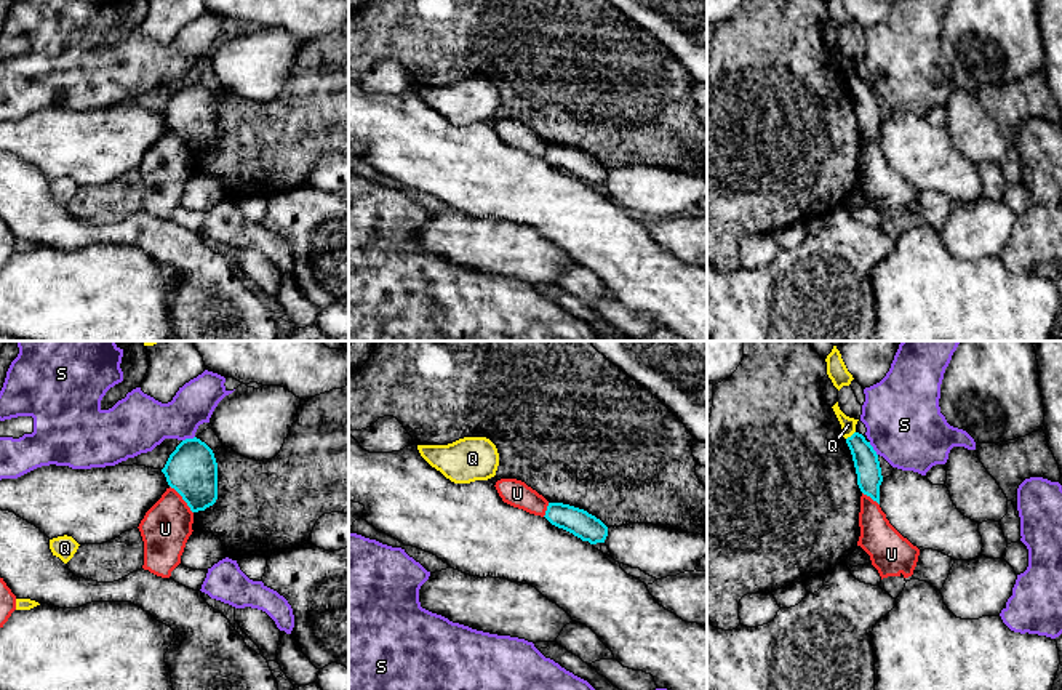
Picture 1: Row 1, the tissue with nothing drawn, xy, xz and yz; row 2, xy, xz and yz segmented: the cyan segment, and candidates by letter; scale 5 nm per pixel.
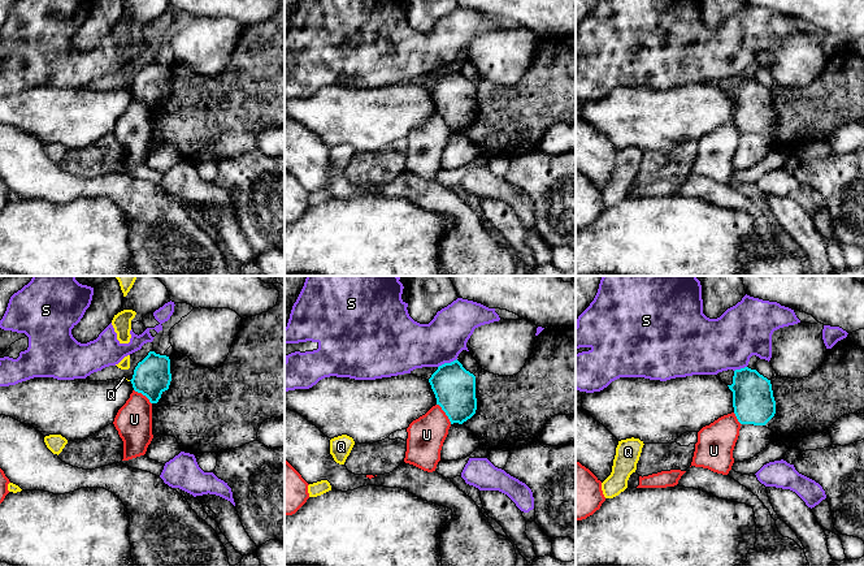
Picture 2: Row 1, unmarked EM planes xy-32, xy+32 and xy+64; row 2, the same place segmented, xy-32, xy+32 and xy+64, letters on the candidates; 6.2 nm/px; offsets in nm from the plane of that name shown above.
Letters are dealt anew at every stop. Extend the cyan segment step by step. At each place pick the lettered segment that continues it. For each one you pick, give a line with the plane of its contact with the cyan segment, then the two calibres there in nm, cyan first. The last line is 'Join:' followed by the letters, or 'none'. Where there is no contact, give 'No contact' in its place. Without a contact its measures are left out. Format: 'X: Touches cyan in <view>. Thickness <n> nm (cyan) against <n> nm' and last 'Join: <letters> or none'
Join: none

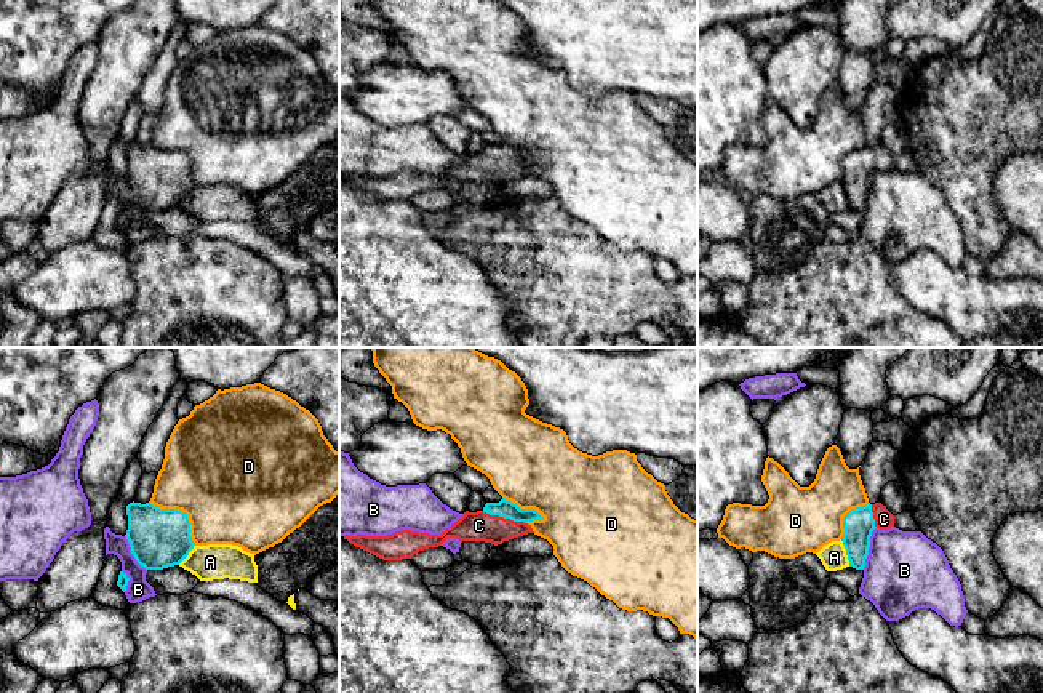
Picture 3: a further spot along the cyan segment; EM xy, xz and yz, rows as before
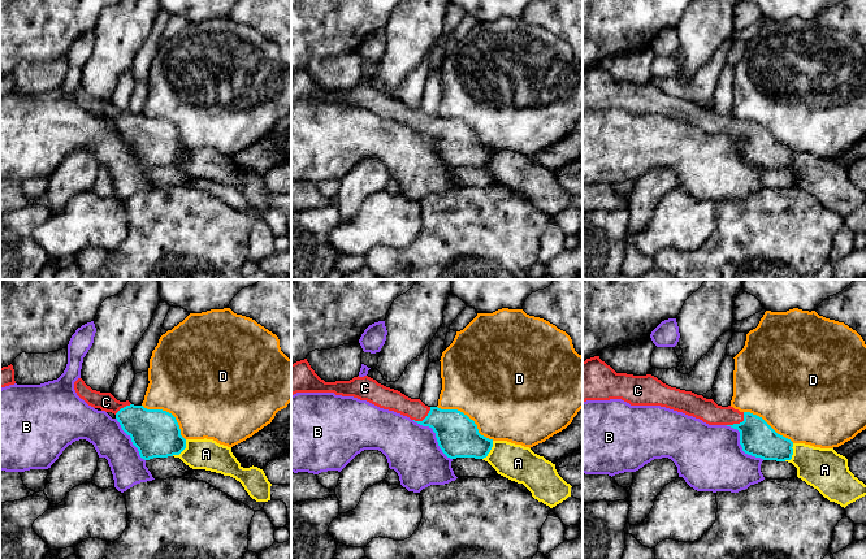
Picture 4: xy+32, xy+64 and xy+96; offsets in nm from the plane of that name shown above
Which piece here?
C: Touches cyan in xz. Thickness 90 nm (cyan) against 150 nm
Join: C

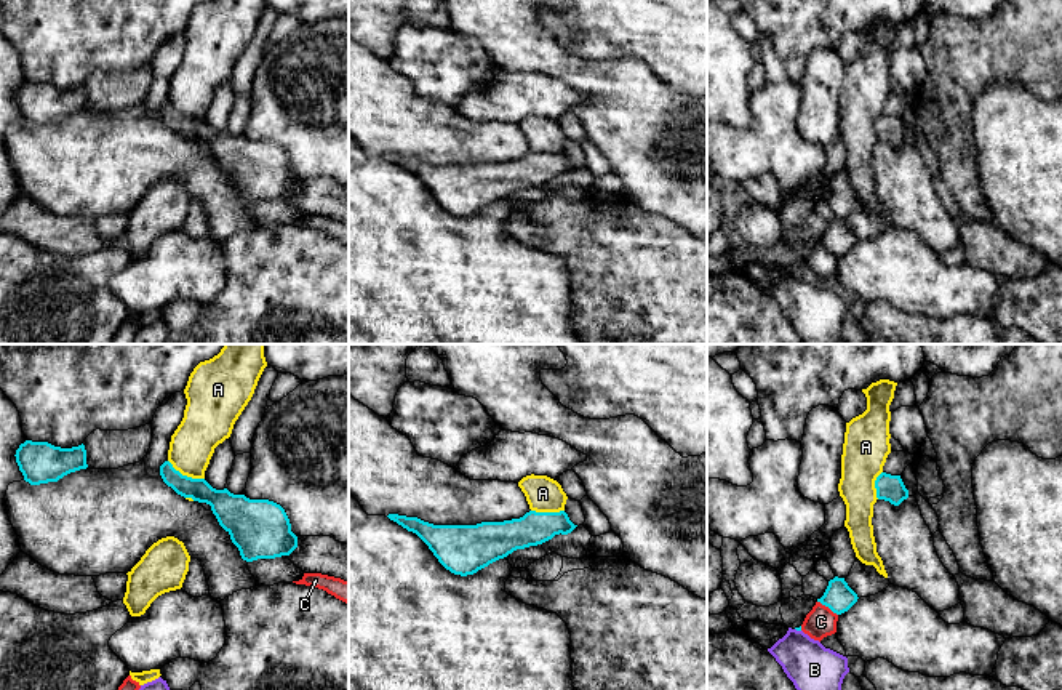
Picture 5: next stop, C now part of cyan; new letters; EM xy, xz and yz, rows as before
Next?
Join: none

